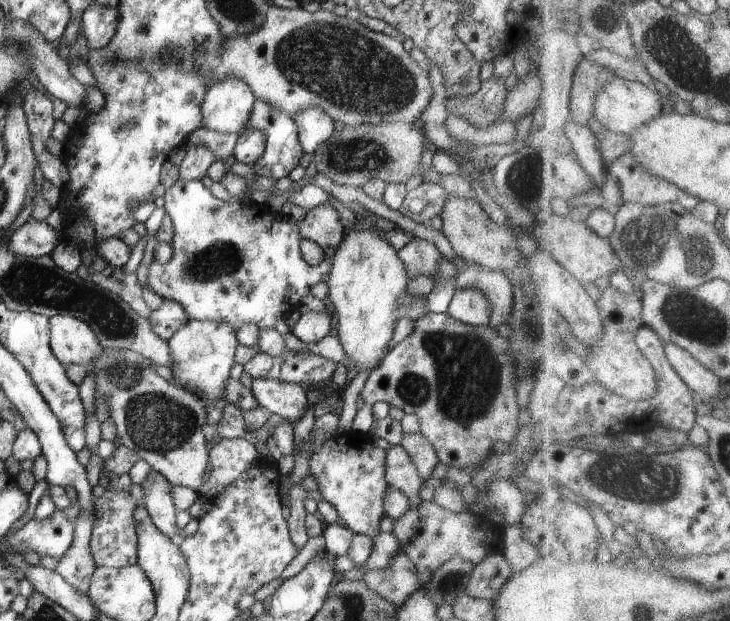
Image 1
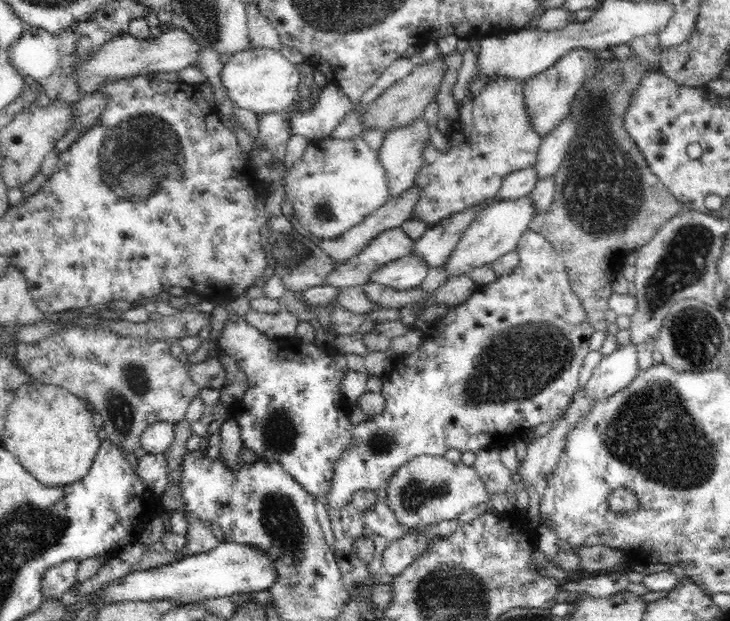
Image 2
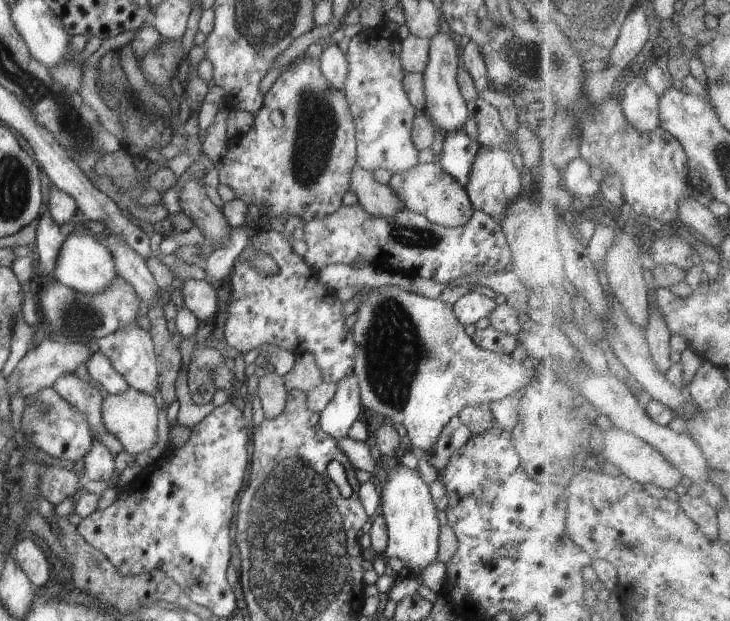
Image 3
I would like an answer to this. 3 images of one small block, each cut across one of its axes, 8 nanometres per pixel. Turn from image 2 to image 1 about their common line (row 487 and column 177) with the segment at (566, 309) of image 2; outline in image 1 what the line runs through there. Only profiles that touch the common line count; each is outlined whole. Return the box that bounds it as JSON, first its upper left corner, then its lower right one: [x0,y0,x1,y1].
[167,319,239,400]

